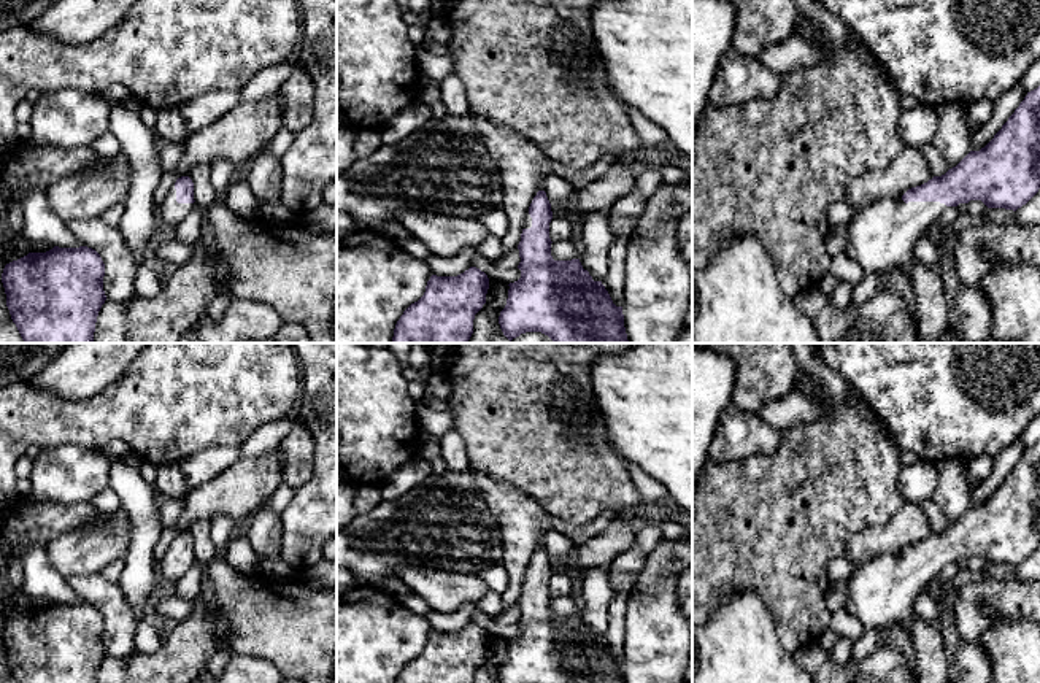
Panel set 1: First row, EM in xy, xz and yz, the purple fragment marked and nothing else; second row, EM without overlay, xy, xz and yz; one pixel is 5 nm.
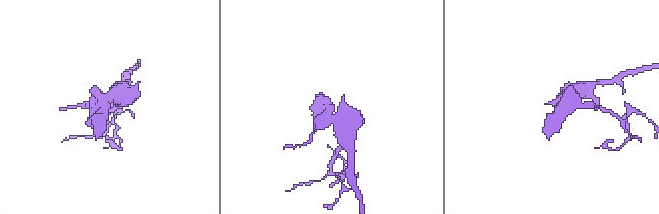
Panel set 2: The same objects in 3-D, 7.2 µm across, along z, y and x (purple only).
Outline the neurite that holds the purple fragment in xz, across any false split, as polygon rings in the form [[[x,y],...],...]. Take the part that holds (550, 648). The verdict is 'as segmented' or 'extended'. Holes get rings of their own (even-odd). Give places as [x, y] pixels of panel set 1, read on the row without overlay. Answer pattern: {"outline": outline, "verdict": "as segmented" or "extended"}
{"outline": [[[541,537],[518,600],[521,634],[508,640],[500,683],[624,683],[622,662],[613,659],[602,637],[594,637],[580,615],[553,615],[551,575]]], "verdict": "extended"}

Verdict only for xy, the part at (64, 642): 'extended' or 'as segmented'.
as segmented

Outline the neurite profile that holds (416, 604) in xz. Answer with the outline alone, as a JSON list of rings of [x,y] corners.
[[[411,592],[410,596],[406,596],[402,604],[410,608],[411,612],[418,613],[418,615],[426,615],[430,612],[430,607],[427,605],[427,602],[419,597],[418,594]]]

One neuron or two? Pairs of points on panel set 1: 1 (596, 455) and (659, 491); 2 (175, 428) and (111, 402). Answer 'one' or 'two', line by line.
1: two
2: one

